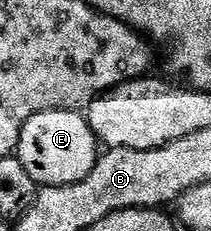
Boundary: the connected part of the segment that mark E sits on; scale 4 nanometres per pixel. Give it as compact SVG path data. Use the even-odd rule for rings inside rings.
M46 110L30 118L25 128L21 128L17 157L40 187L68 186L85 180L85 176L93 172L100 153L100 143L80 111Z

